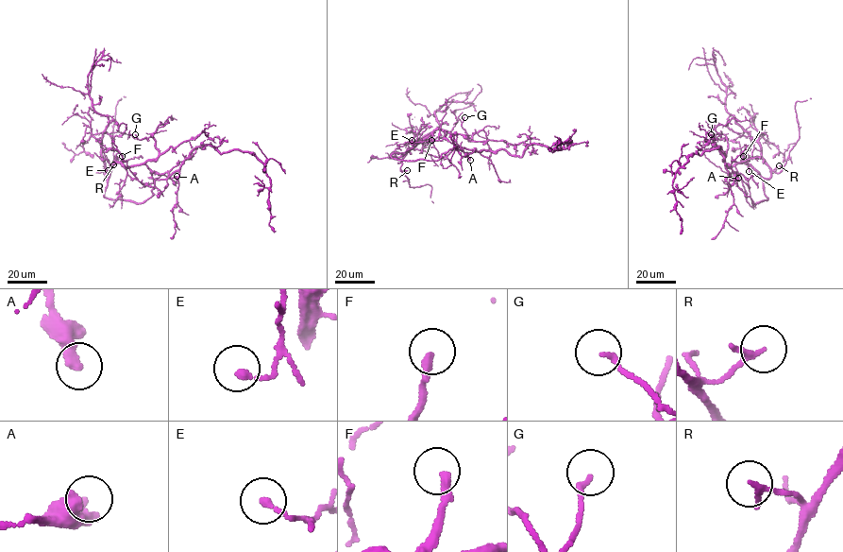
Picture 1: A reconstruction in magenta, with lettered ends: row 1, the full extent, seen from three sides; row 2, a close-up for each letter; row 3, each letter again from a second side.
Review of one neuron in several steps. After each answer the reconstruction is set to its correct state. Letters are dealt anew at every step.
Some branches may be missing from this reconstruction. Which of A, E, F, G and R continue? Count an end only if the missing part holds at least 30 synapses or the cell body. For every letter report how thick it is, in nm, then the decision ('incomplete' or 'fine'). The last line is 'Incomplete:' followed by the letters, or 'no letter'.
A: calibre 320 nm; fine
E: calibre 200 nm; fine
F: calibre 240 nm; incomplete
G: calibre 160 nm; fine
R: calibre 180 nm; fine
Incomplete: F

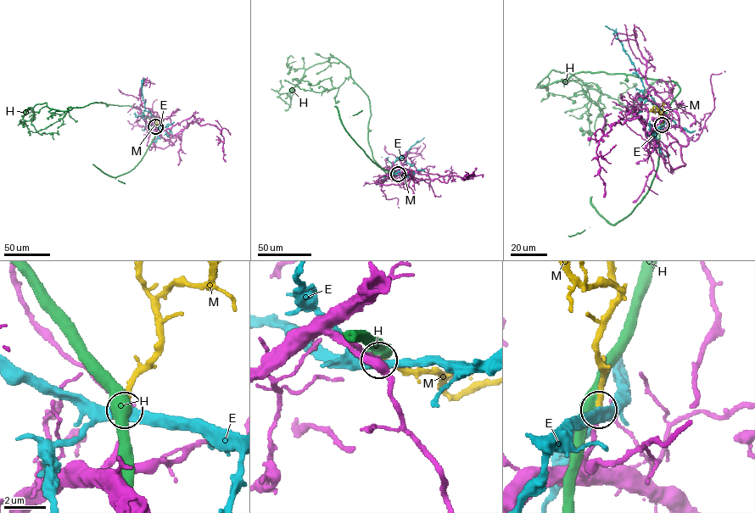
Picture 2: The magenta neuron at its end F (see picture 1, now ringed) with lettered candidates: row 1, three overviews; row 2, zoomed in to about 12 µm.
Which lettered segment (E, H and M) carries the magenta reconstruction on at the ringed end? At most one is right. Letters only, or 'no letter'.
M

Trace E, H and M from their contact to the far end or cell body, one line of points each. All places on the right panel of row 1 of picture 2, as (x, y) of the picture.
E: (662, 125), (667, 116), (643, 94), (642, 80), (617, 35), (605, 26)
H: (662, 125), (679, 89), (673, 81), (580, 72), (540, 87), (552, 69), (600, 93), (595, 134), (580, 127)
M: (662, 125), (663, 114), (654, 106), (654, 109), (651, 109)

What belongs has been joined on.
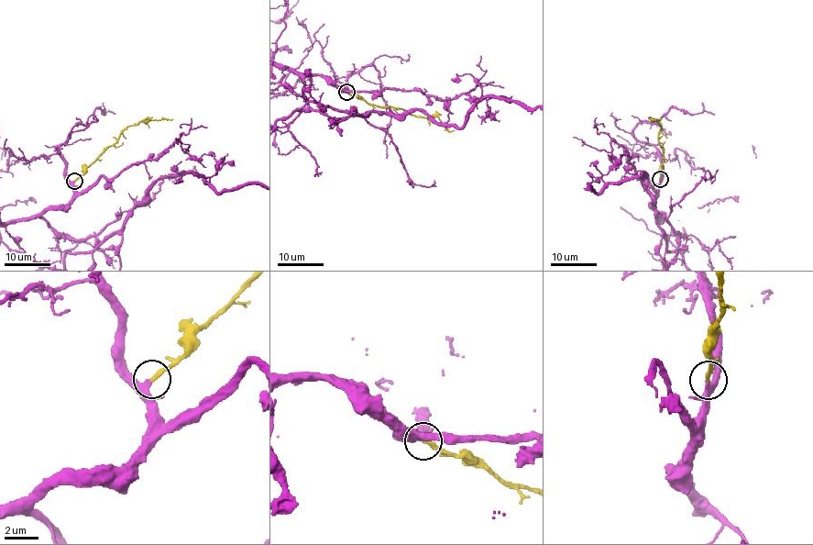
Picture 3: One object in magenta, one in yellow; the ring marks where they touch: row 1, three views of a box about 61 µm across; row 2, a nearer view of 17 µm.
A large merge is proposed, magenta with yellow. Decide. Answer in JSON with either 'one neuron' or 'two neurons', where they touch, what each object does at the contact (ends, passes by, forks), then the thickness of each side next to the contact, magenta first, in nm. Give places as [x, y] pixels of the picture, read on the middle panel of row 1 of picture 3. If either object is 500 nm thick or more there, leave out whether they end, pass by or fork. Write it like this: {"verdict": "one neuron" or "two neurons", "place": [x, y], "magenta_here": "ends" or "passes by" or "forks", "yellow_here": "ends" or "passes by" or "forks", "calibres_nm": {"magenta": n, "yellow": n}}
{"verdict": "one neuron", "place": [346, 92], "magenta_here": "passes by", "yellow_here": "ends", "calibres_nm": {"magenta": 280, "yellow": 280}}

